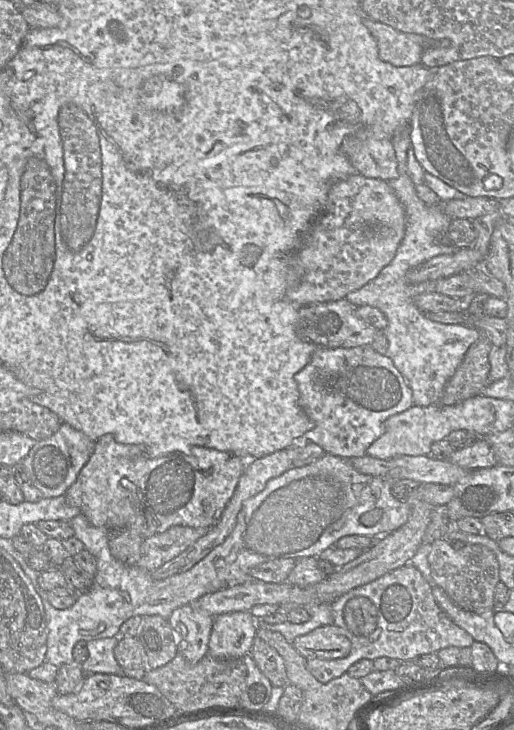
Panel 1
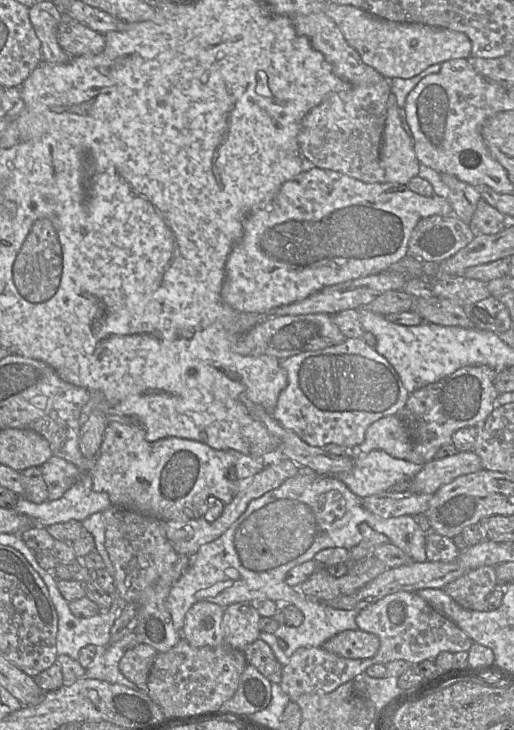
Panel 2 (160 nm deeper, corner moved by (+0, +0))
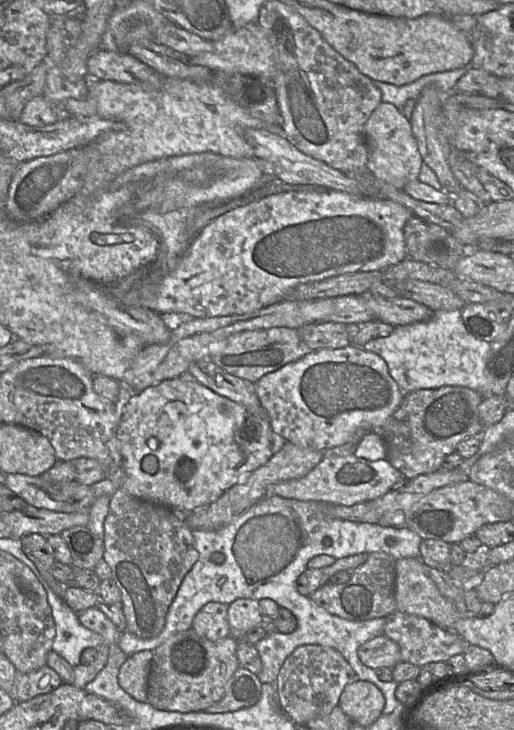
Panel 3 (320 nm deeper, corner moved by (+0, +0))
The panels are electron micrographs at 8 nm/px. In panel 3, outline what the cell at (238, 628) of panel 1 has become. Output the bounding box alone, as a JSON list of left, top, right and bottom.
[227,598,262,640]

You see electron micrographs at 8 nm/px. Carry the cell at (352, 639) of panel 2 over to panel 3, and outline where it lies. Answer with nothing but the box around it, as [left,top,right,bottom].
[357,635,402,669]

